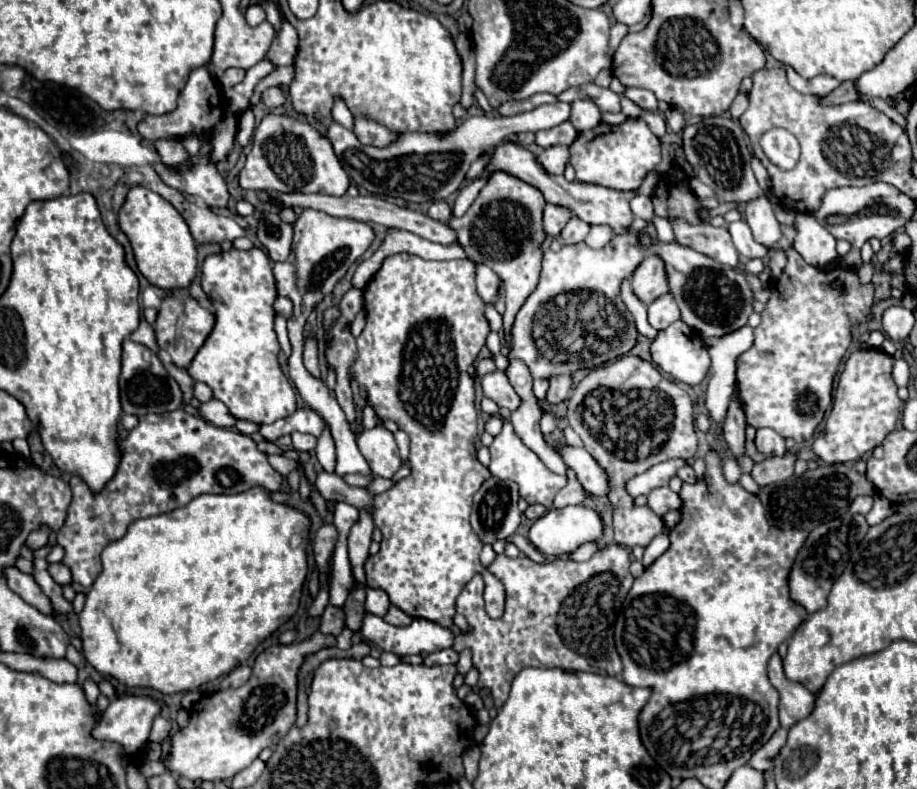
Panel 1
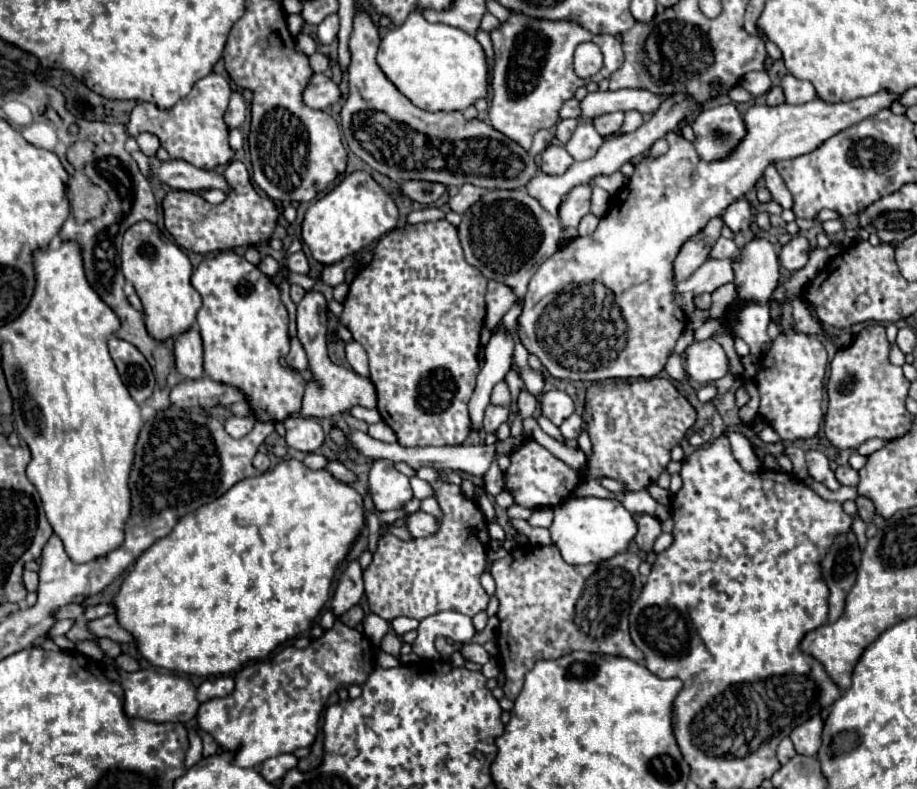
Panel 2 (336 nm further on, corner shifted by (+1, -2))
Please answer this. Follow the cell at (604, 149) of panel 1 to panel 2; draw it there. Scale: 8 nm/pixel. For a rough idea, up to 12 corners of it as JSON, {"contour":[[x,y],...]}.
{"contour":[[591,186],[573,188],[561,204],[563,226],[591,212]]}

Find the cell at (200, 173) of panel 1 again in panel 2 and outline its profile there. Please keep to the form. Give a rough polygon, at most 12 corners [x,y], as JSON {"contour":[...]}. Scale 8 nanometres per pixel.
{"contour":[[213,72],[169,110],[139,102],[127,132],[151,132],[203,170],[235,156],[229,82]]}

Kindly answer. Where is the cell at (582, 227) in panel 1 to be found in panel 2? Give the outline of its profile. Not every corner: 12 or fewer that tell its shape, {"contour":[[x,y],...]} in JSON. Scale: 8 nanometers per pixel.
{"contour":[[593,214],[579,222],[579,236],[587,236],[597,228],[599,218]]}

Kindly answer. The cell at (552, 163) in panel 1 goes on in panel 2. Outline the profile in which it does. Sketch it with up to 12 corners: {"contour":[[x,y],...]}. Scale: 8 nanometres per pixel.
{"contour":[[557,144],[547,146],[541,160],[545,174],[563,174],[573,156]]}

